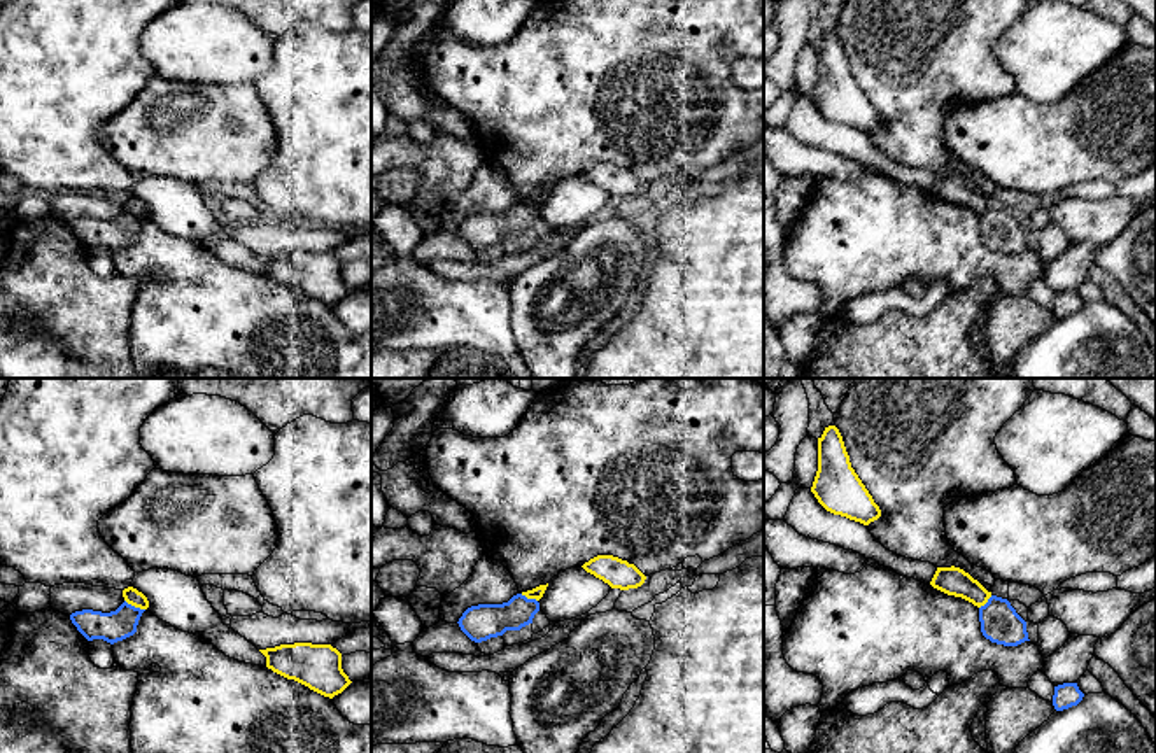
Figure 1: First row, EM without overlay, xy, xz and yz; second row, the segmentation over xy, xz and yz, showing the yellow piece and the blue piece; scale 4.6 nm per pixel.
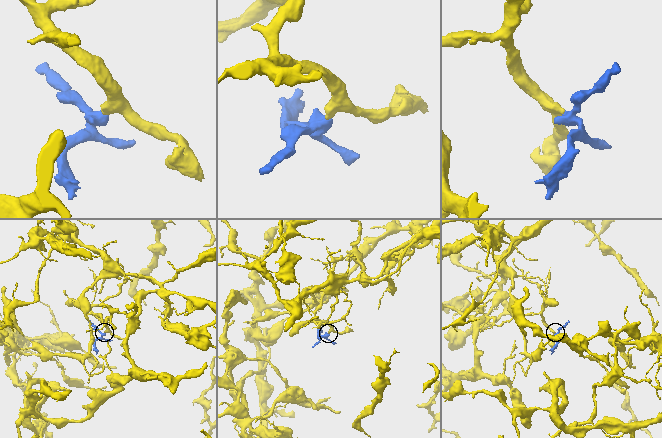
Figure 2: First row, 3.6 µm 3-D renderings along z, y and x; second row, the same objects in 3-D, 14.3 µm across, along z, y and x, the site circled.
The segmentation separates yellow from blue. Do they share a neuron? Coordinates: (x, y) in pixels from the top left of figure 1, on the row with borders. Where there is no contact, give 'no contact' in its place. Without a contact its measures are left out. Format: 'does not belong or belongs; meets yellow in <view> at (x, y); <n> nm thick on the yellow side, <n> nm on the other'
does not belong; meets yellow in xy at (135, 606); 80 nm thick on the yellow side, 140 nm on the other

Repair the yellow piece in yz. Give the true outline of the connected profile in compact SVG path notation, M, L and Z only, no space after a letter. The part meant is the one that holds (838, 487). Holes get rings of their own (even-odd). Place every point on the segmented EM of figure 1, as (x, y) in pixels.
M835 426L825 427L818 438L818 471L811 492L827 511L863 525L881 517L879 506L851 468Z

